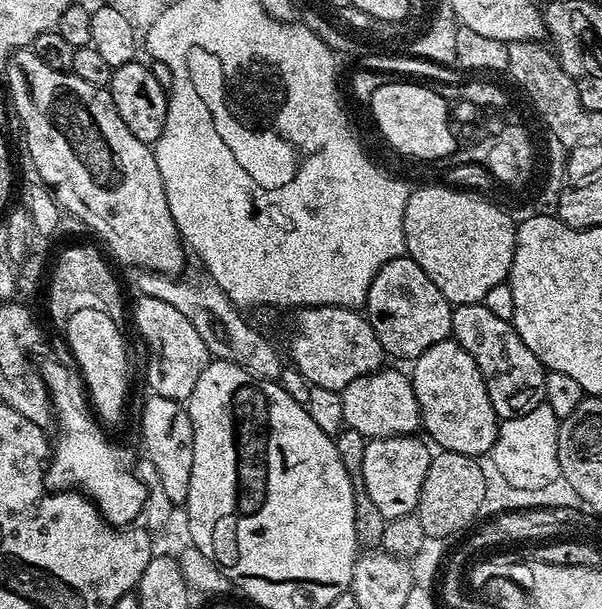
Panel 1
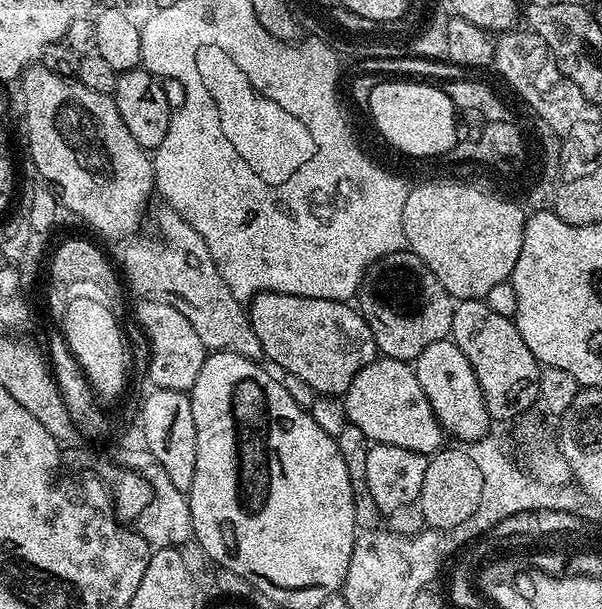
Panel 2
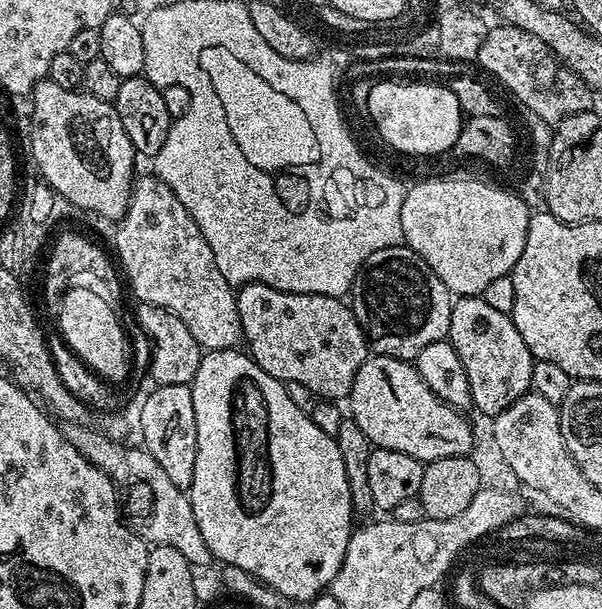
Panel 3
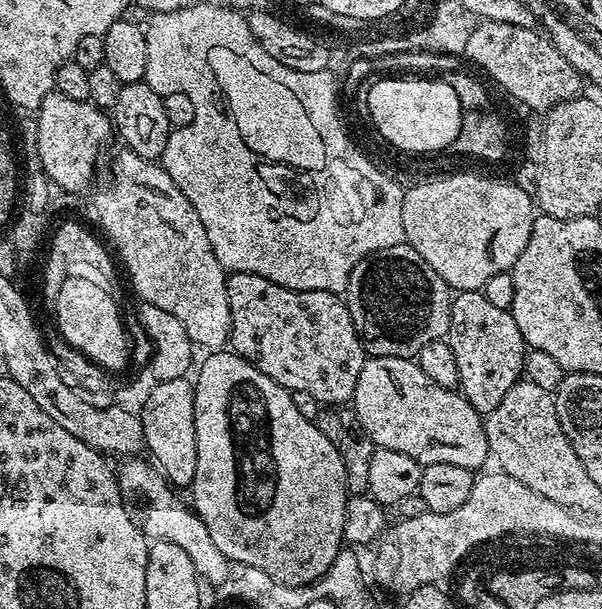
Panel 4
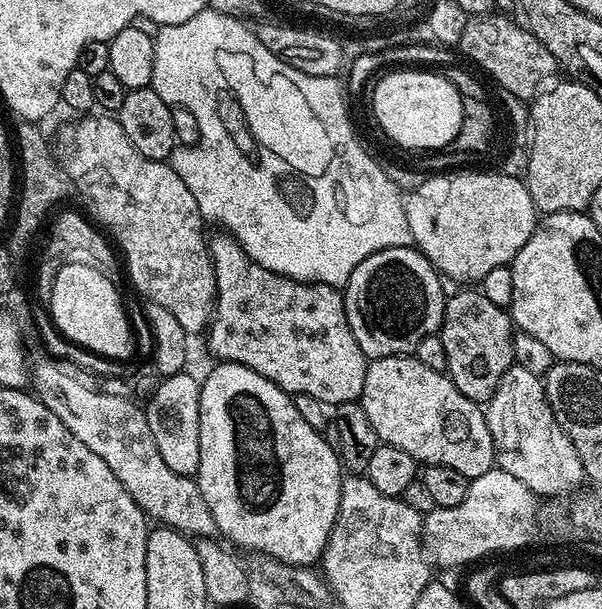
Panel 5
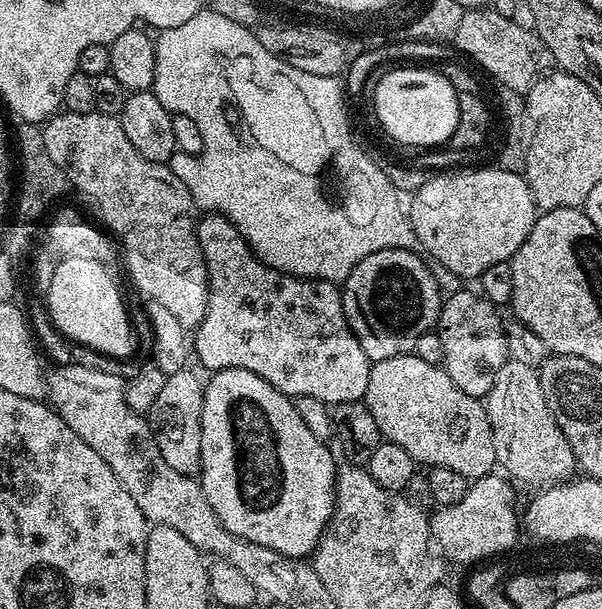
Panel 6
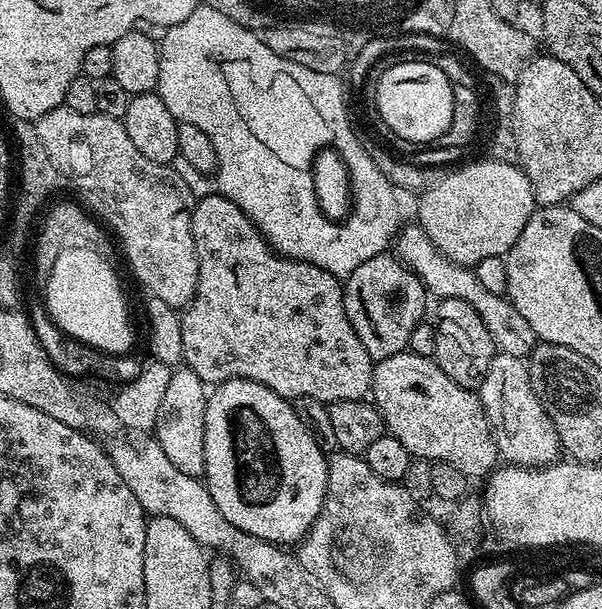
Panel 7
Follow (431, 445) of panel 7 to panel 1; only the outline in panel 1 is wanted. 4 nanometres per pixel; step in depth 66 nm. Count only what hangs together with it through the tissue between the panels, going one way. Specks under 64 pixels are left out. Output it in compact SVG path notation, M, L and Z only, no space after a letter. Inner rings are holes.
M385 366L369 376L354 378L340 393L344 424L358 430L366 438L377 436L411 436L421 431L420 407L412 389L411 379L391 366Z

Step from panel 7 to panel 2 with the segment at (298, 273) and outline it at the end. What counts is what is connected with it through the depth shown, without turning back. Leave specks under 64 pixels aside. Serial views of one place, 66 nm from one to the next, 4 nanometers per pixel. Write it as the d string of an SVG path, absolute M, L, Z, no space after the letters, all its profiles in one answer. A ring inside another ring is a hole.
M259 292L252 297L247 314L252 319L254 334L258 334L258 342L262 342L264 356L272 359L282 371L297 376L306 387L313 388L321 397L343 397L350 382L354 382L359 372L378 359L374 334L370 334L370 326L366 326L362 314L351 303L326 298L302 298L294 294Z

